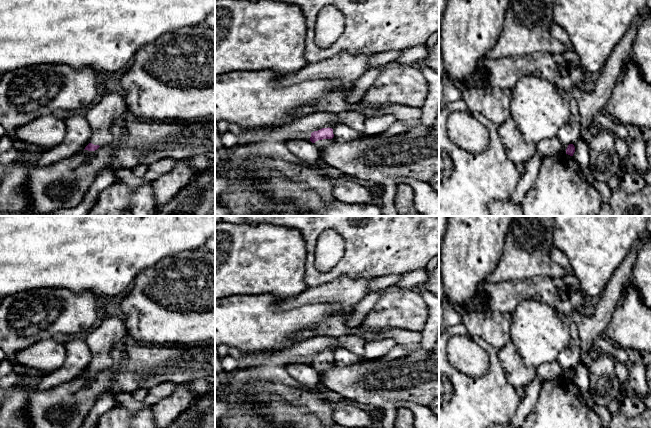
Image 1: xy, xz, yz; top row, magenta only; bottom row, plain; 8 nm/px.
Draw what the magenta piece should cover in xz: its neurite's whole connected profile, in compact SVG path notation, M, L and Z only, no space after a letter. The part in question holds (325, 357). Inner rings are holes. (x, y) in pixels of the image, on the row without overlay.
M322 352L318 355L311 357L310 365L314 367L318 372L335 367L333 353Z

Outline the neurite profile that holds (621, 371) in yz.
M616 361L615 372L616 372L616 375L620 381L620 383L622 385L625 385L625 383L628 379L628 371L627 371L626 364Z

